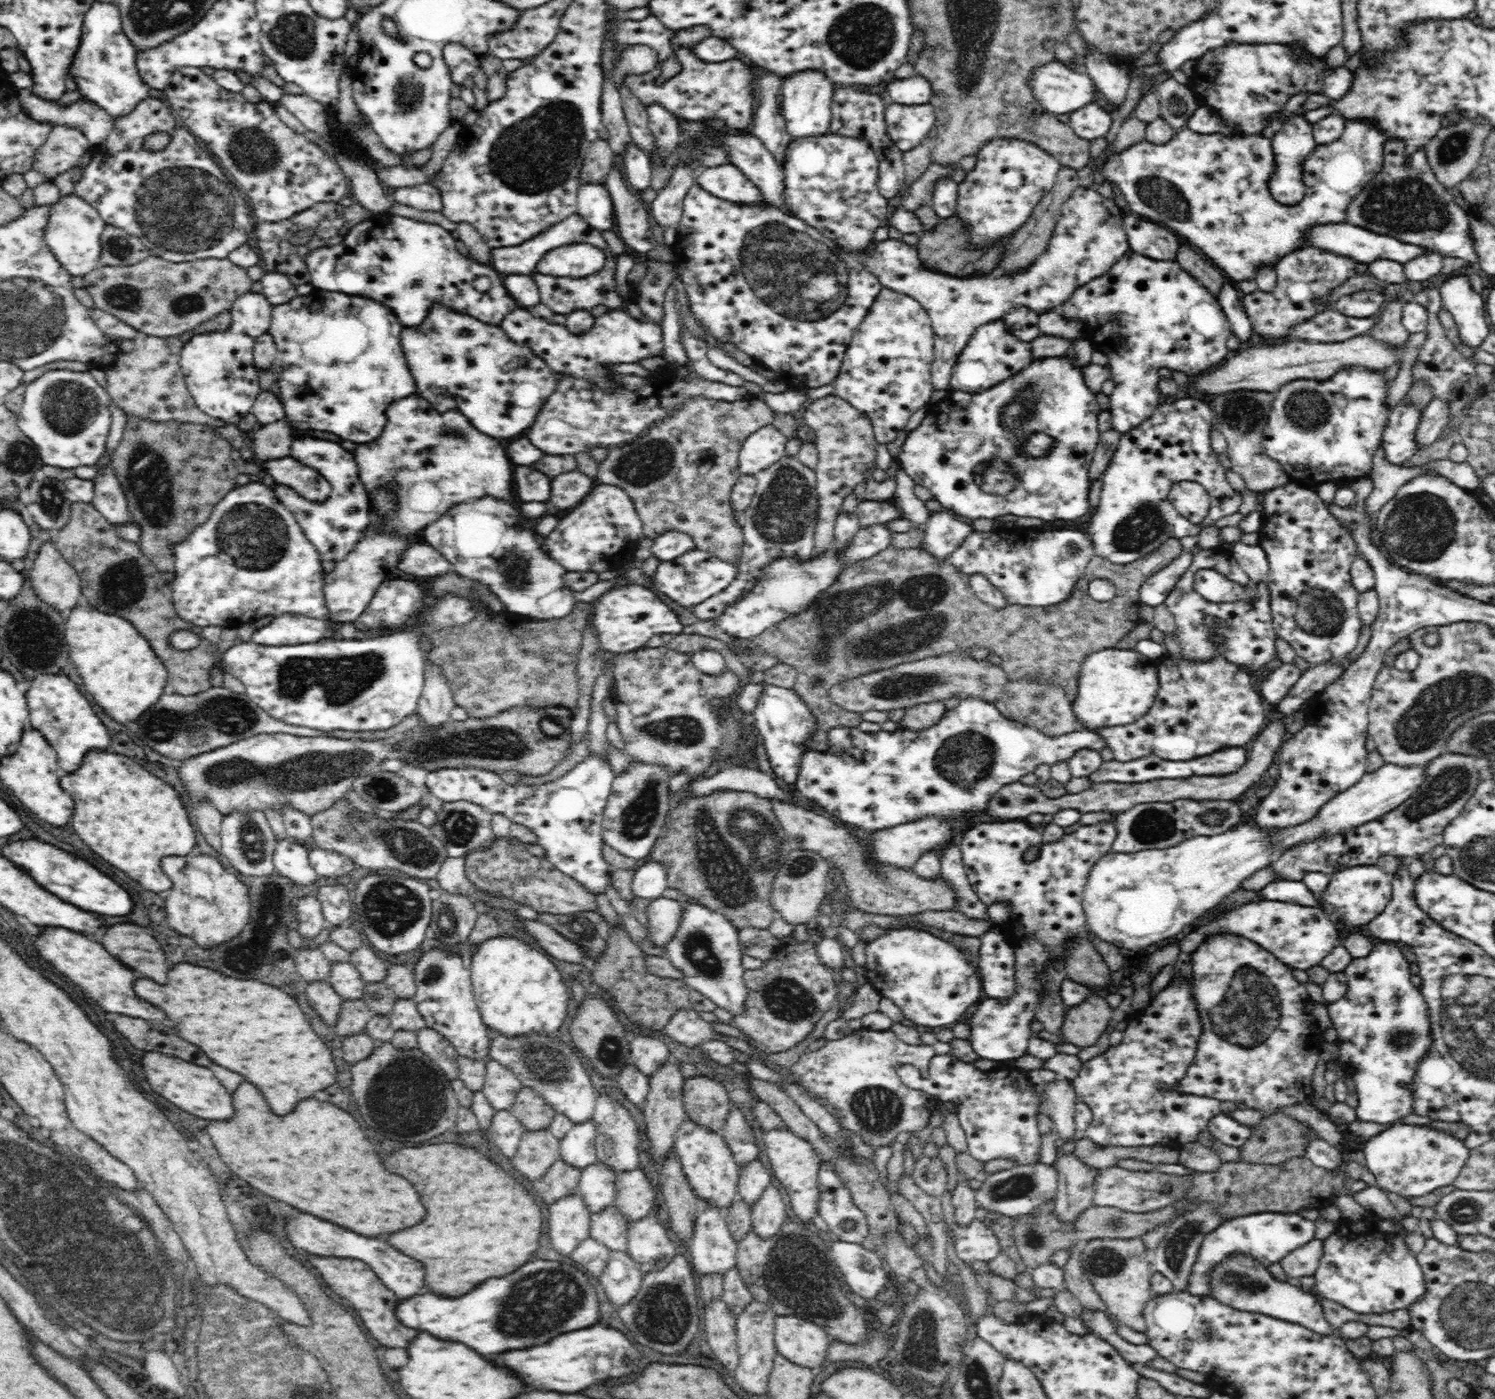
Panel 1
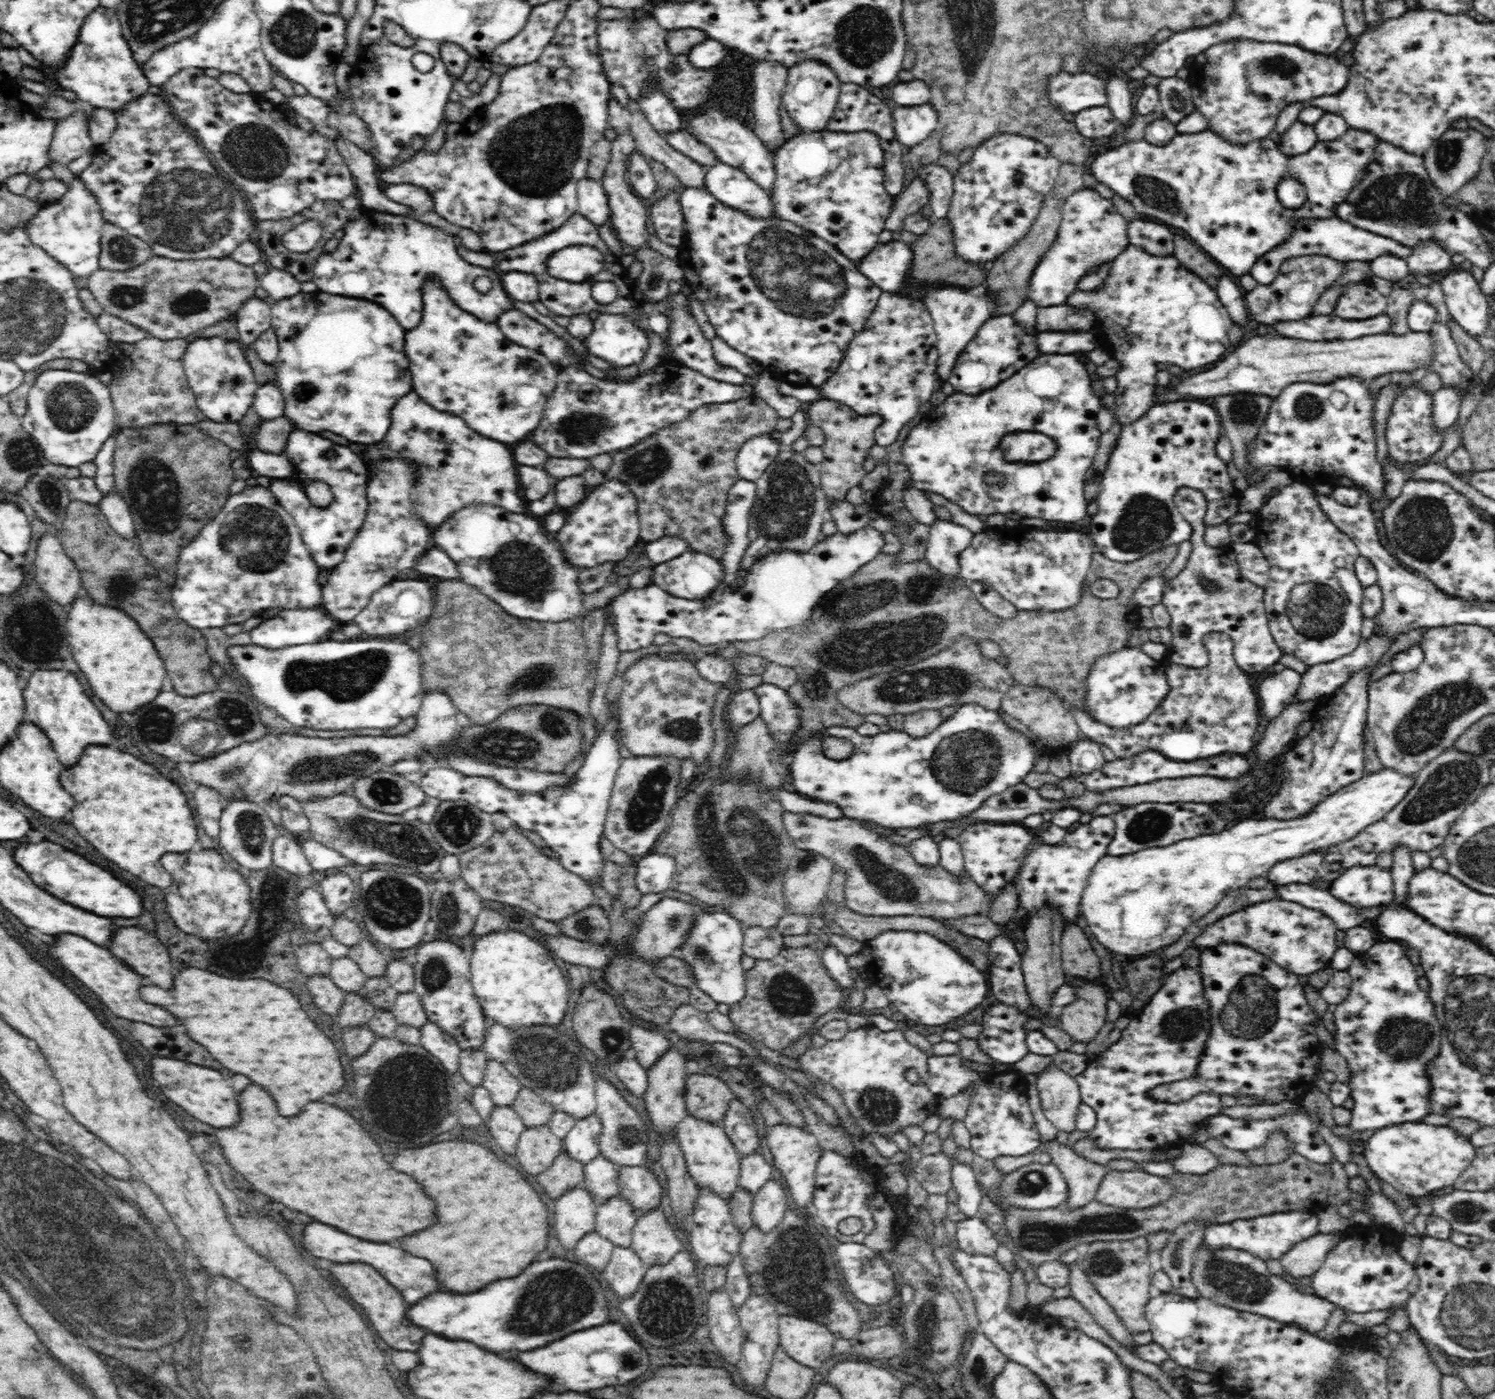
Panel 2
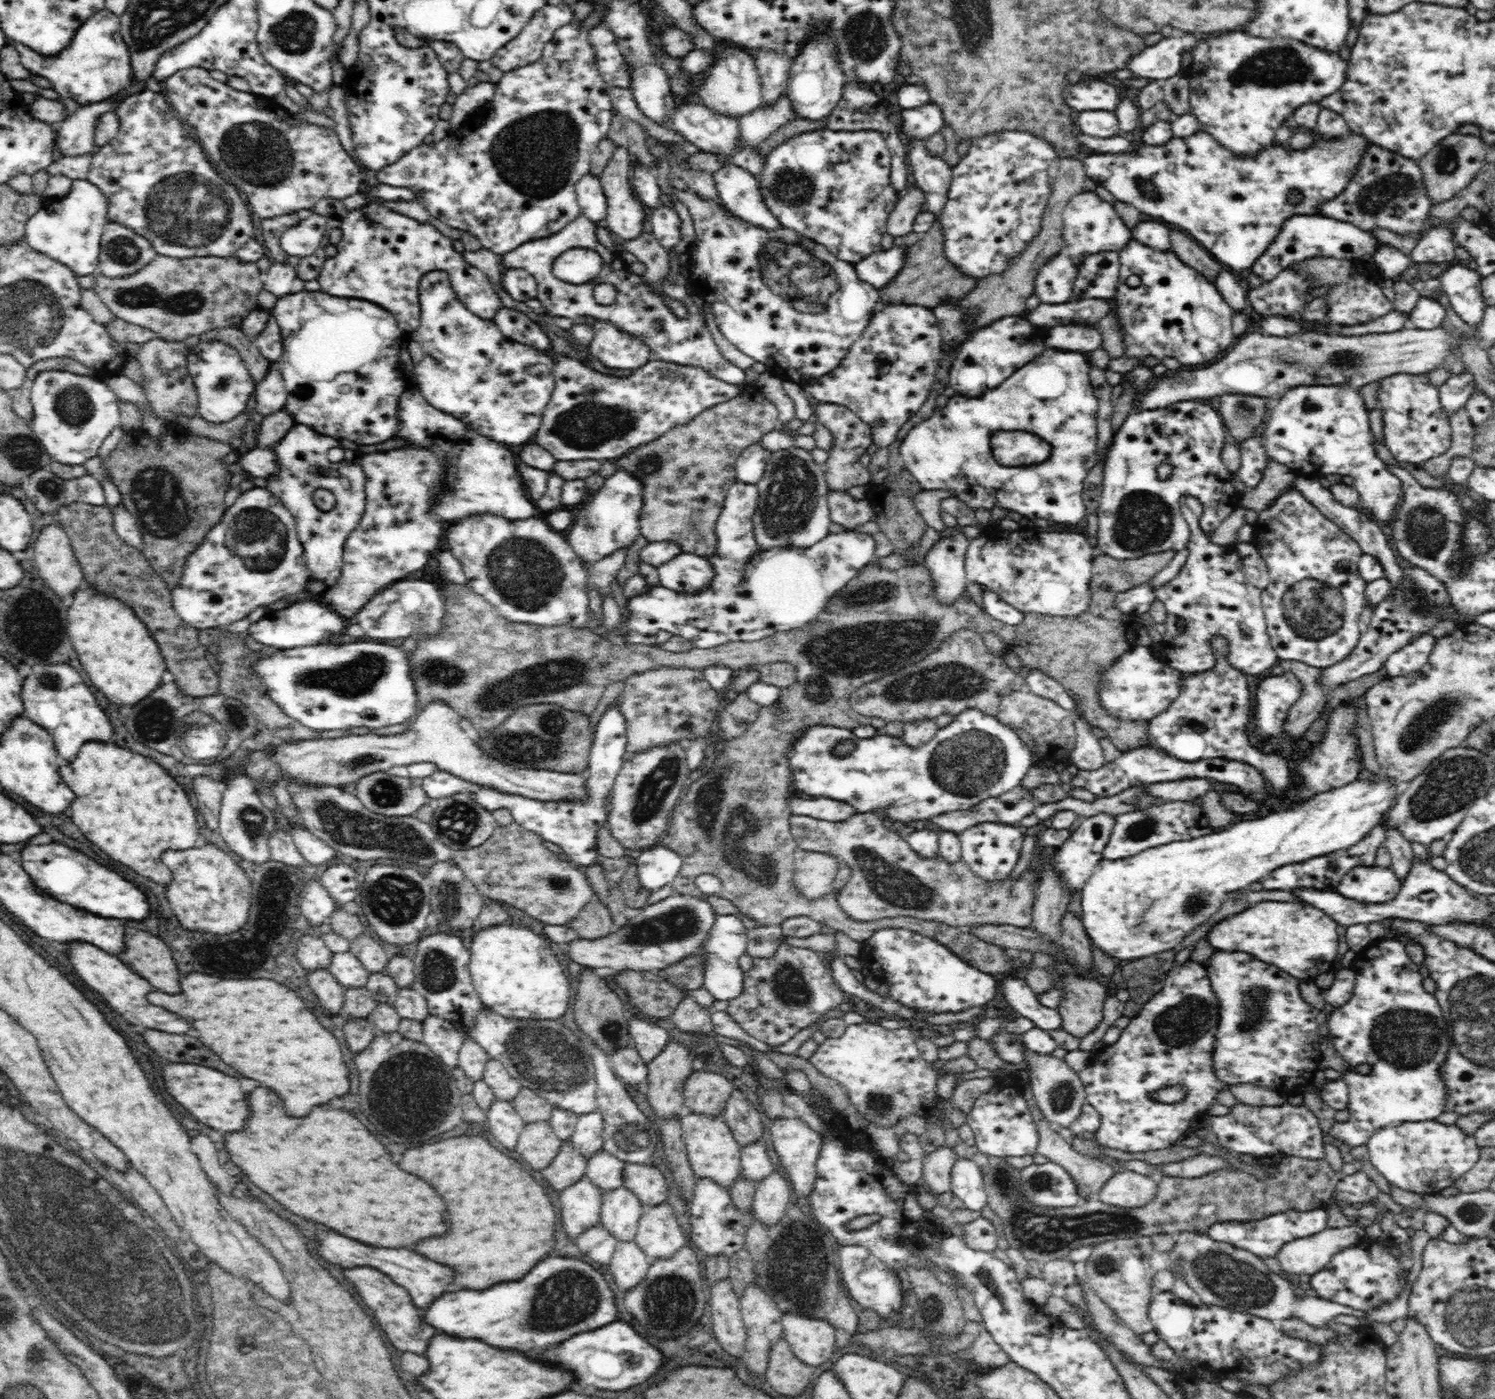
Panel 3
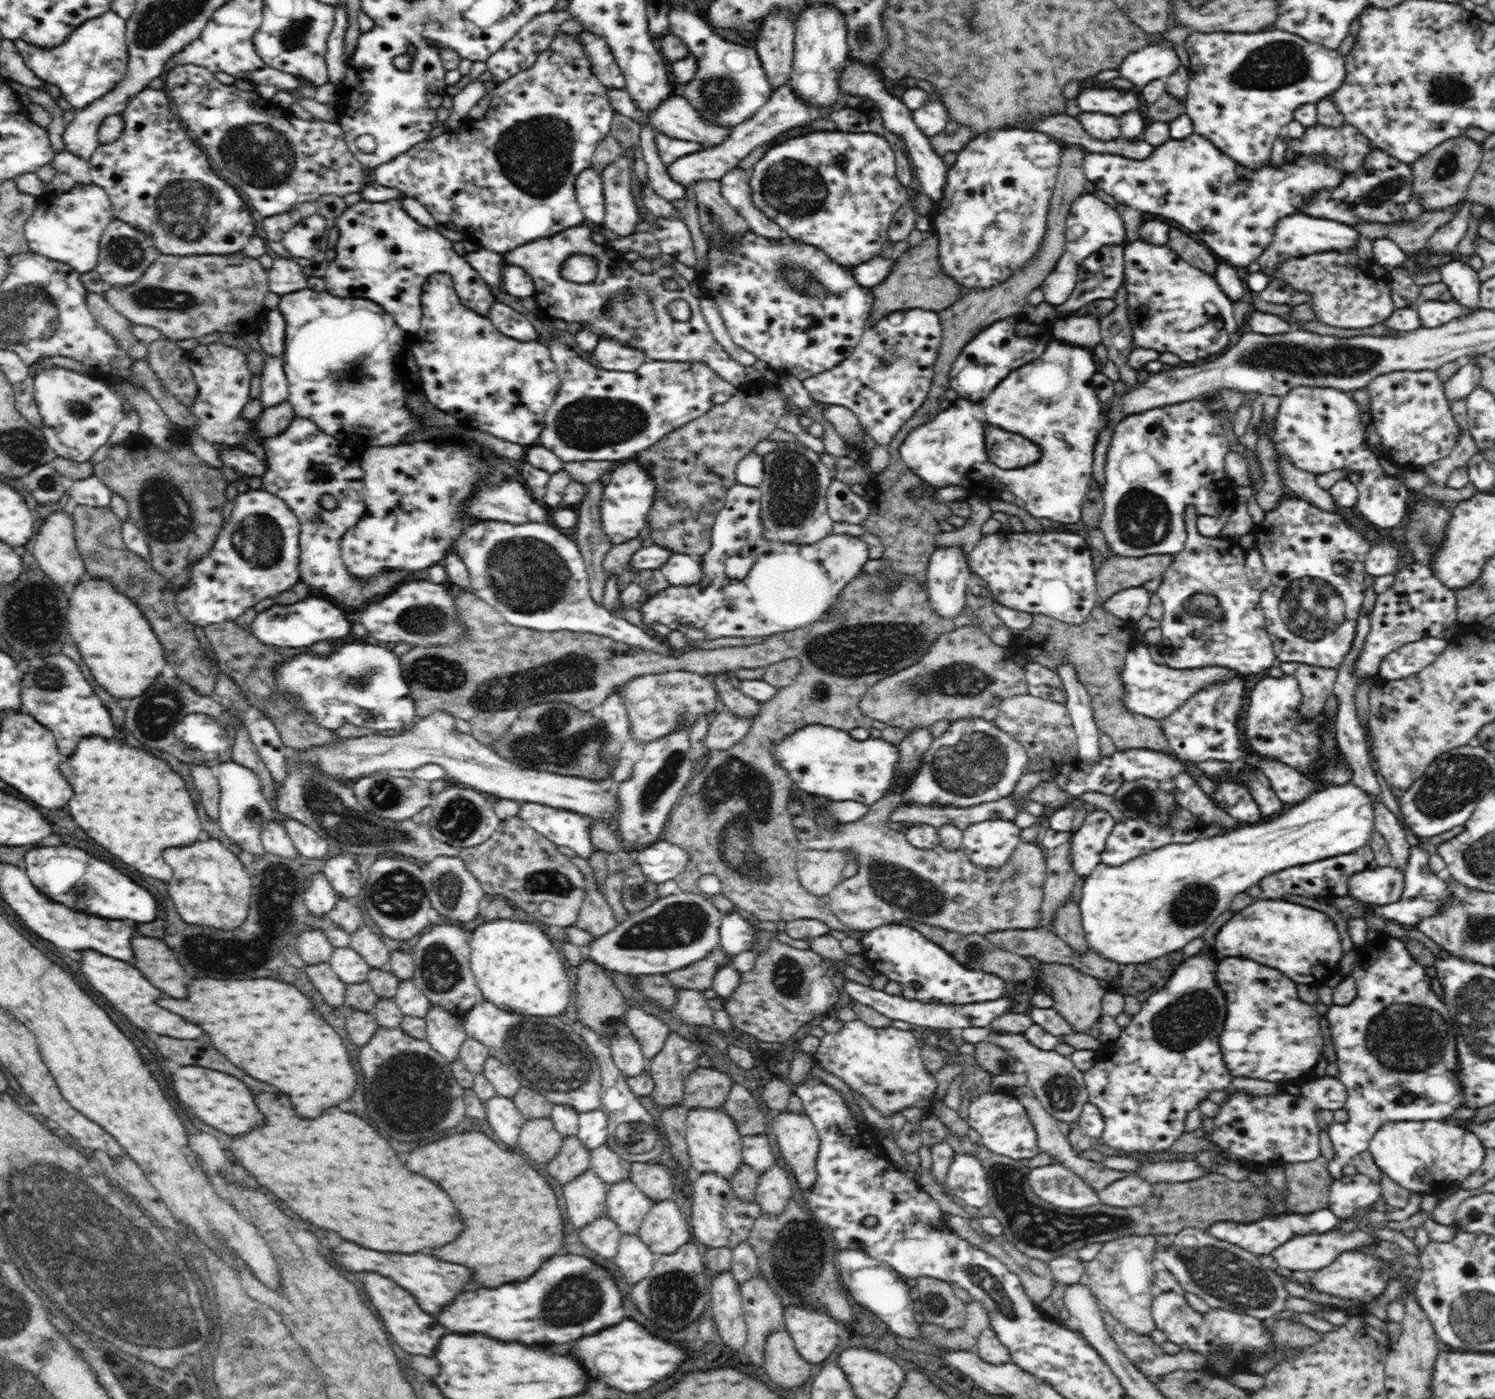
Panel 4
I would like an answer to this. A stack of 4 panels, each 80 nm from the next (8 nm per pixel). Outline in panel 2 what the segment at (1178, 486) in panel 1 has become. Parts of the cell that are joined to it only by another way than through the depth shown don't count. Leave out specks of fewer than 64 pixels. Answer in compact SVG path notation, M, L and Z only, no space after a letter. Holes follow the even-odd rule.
M1178 489L1174 503L1179 514L1191 525L1193 532L1189 539L1192 540L1192 550L1186 567L1166 584L1166 590L1162 594L1161 603L1169 612L1169 629L1173 635L1172 644L1167 648L1166 660L1188 668L1202 668L1209 661L1209 636L1223 633L1231 639L1233 657L1240 669L1245 673L1266 670L1268 666L1279 662L1281 652L1268 627L1264 587L1255 585L1242 576L1234 552L1232 566L1220 566L1222 550L1214 550L1212 546L1204 544L1207 500L1198 489ZM1208 583L1212 583L1212 586L1207 586Z

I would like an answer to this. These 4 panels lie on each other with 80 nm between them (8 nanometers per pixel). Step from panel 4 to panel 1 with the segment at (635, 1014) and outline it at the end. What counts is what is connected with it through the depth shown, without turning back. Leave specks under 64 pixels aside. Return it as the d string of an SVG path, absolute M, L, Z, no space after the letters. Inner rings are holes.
M636 1036L632 1040L631 1055L631 1062L648 1077L671 1058L668 1048L660 1040L646 1038L646 1036Z

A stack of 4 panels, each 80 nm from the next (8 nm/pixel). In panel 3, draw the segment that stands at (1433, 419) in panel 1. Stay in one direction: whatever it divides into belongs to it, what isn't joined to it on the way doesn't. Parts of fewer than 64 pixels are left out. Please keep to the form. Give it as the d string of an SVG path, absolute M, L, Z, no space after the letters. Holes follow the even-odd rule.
M1471 372L1451 375L1439 386L1439 399L1443 411L1451 417L1459 407L1465 406L1474 388L1476 388L1475 378Z

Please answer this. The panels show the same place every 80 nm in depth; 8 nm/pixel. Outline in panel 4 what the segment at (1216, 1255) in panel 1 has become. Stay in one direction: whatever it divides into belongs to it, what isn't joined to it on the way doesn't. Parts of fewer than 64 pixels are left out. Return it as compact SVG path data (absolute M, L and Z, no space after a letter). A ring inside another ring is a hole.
M1329 1208L1318 1209L1312 1212L1304 1213L1290 1213L1282 1214L1280 1217L1272 1217L1266 1219L1263 1217L1260 1220L1251 1223L1237 1223L1237 1222L1215 1222L1209 1226L1208 1232L1218 1240L1231 1242L1254 1255L1270 1255L1278 1246L1282 1246L1288 1240L1296 1238L1296 1236L1304 1236L1306 1234L1320 1234L1334 1230L1340 1218L1337 1217Z

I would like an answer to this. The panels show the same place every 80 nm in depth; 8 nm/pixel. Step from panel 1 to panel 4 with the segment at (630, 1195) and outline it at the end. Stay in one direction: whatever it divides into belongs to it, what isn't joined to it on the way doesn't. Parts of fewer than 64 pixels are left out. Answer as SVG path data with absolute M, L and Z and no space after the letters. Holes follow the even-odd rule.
M656 1161L631 1163L629 1179L656 1203L672 1196L672 1176Z

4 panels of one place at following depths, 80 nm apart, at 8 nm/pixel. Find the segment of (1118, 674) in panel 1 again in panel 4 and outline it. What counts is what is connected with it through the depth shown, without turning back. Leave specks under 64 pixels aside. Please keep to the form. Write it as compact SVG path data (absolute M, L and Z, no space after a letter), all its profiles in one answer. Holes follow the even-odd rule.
M1146 645L1133 646L1126 655L1121 670L1121 681L1124 687L1123 705L1134 714L1142 714L1156 720L1169 717L1190 696L1200 693L1210 685L1225 684L1230 677L1242 677L1248 674L1237 674L1228 666L1202 666L1192 669L1175 669L1154 663Z

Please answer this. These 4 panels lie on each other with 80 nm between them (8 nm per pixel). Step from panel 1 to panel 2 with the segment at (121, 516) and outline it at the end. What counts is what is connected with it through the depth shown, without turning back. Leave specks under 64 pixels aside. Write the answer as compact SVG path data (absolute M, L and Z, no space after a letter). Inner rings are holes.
M112 489L110 494L104 494L102 499L100 499L100 504L97 506L102 508L102 513L108 519L110 527L120 537L138 541L138 533L136 533L132 514L117 489Z

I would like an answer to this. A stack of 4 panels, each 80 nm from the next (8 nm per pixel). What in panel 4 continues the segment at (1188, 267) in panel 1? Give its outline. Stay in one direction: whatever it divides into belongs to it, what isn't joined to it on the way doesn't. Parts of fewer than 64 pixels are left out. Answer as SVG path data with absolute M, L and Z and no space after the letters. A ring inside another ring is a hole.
M1170 227L1167 245L1188 264L1214 276L1219 259L1202 242L1198 243L1180 229Z

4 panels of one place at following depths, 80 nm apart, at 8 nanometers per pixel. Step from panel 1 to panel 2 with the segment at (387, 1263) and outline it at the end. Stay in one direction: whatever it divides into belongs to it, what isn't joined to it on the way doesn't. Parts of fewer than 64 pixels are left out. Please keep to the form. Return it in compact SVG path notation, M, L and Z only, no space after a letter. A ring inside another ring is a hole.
M310 1222L302 1230L302 1246L309 1255L326 1258L332 1262L366 1262L366 1264L374 1266L396 1290L402 1290L402 1298L406 1298L406 1302L410 1302L410 1304L440 1290L434 1282L434 1270L432 1270L432 1264L428 1260L416 1258L416 1256L402 1252L400 1248L394 1248L390 1244L362 1242L360 1238L350 1238L350 1234L338 1232L332 1226L324 1226L320 1222Z

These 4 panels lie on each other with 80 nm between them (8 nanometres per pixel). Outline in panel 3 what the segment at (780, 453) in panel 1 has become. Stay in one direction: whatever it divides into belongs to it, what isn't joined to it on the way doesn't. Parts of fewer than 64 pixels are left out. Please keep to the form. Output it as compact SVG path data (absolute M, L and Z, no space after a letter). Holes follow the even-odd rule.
M760 441L744 449L735 462L737 480L746 484L755 485L764 474L767 459L772 451L762 446Z

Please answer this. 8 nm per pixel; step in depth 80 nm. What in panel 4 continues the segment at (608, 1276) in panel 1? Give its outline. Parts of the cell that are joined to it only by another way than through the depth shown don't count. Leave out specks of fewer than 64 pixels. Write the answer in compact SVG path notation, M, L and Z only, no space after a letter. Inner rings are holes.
M625 1233L620 1239L614 1258L622 1280L628 1284L636 1284L650 1274L659 1255L654 1254L637 1233Z

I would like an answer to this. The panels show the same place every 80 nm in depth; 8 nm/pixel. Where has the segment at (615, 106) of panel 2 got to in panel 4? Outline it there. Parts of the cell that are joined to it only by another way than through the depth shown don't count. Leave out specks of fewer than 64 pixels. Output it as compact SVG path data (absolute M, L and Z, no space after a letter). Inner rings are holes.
M624 154L602 170L605 219L602 223L620 237L636 232L640 222L640 210L632 196L632 161Z

